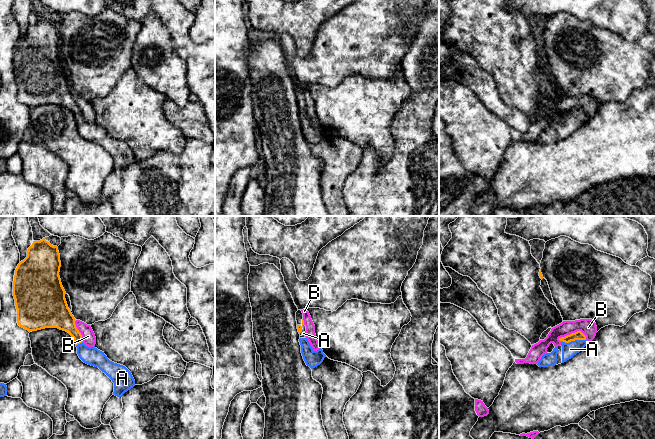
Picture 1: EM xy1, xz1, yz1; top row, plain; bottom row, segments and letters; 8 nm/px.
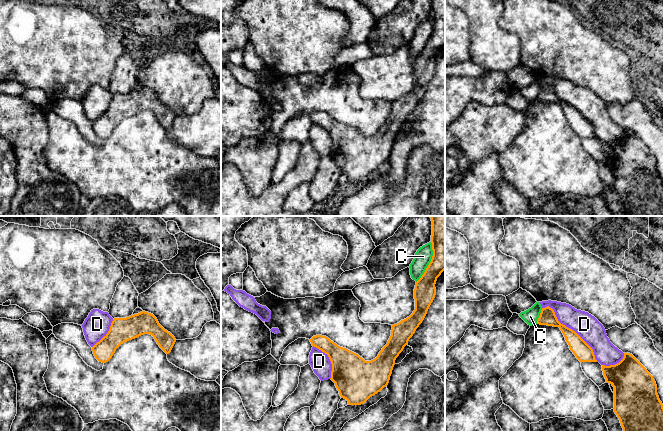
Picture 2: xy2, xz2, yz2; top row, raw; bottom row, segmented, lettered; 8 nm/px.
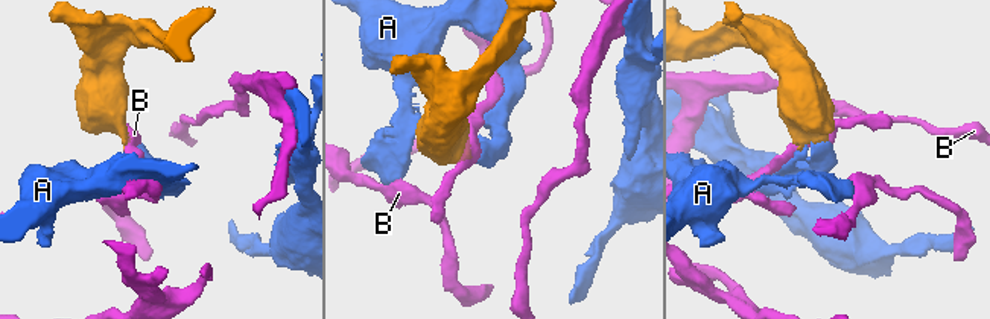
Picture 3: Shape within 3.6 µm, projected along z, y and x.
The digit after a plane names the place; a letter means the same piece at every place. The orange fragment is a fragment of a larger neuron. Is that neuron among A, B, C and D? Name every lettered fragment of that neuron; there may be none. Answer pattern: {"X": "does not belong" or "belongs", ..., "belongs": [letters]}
{"A": "belongs", "B": "does not belong", "C": "does not belong", "D": "does not belong", "belongs": ["A"]}

